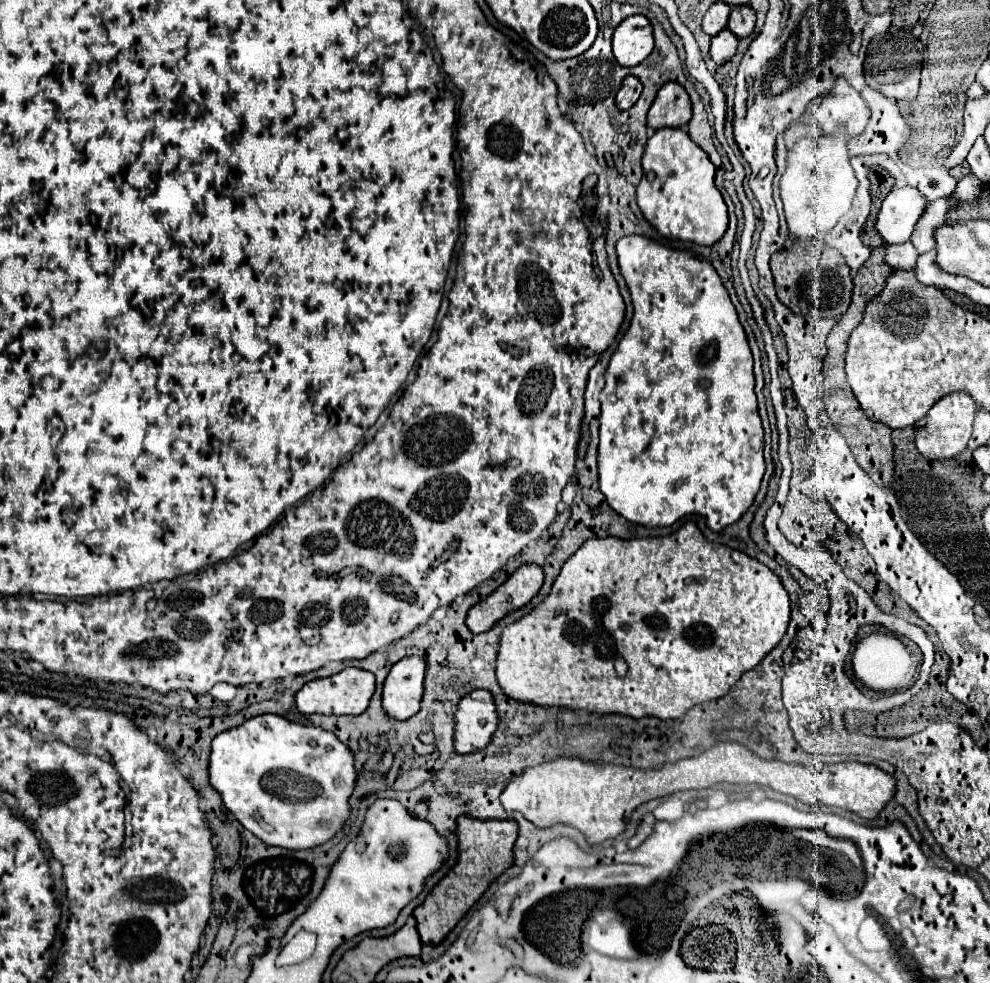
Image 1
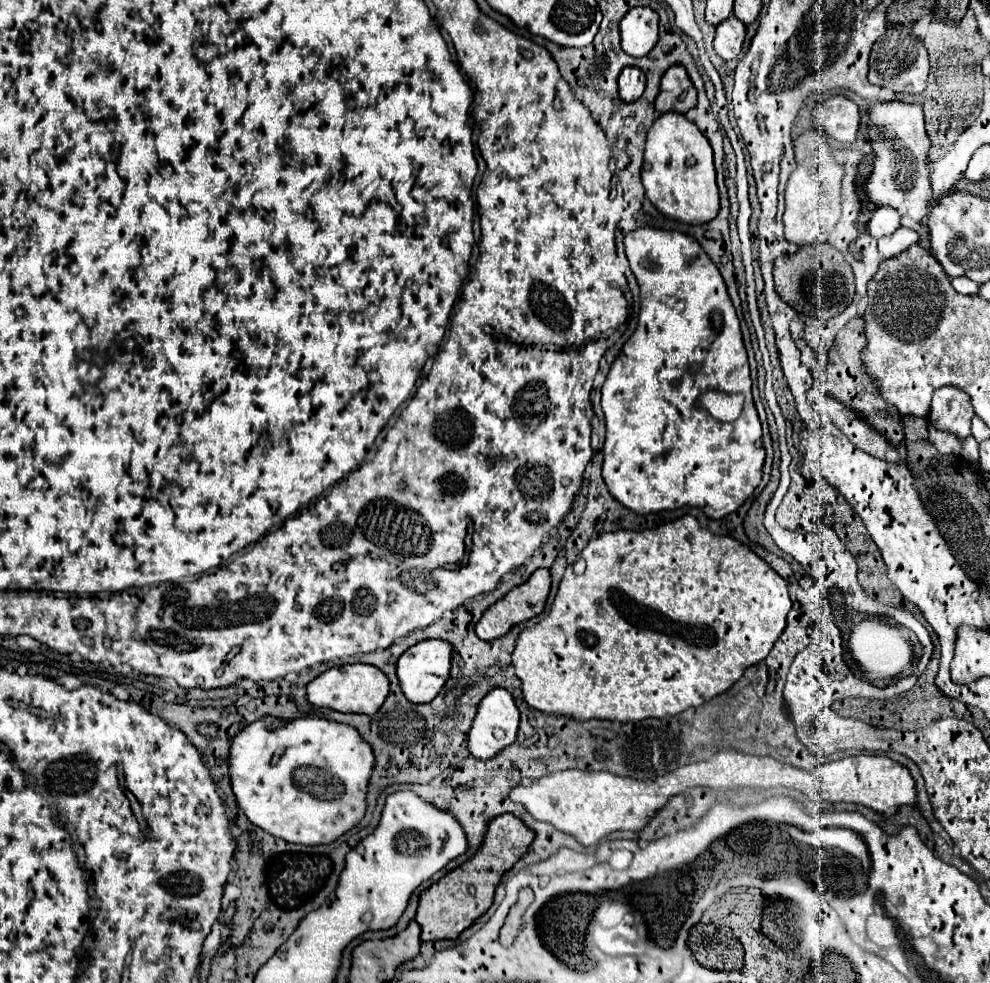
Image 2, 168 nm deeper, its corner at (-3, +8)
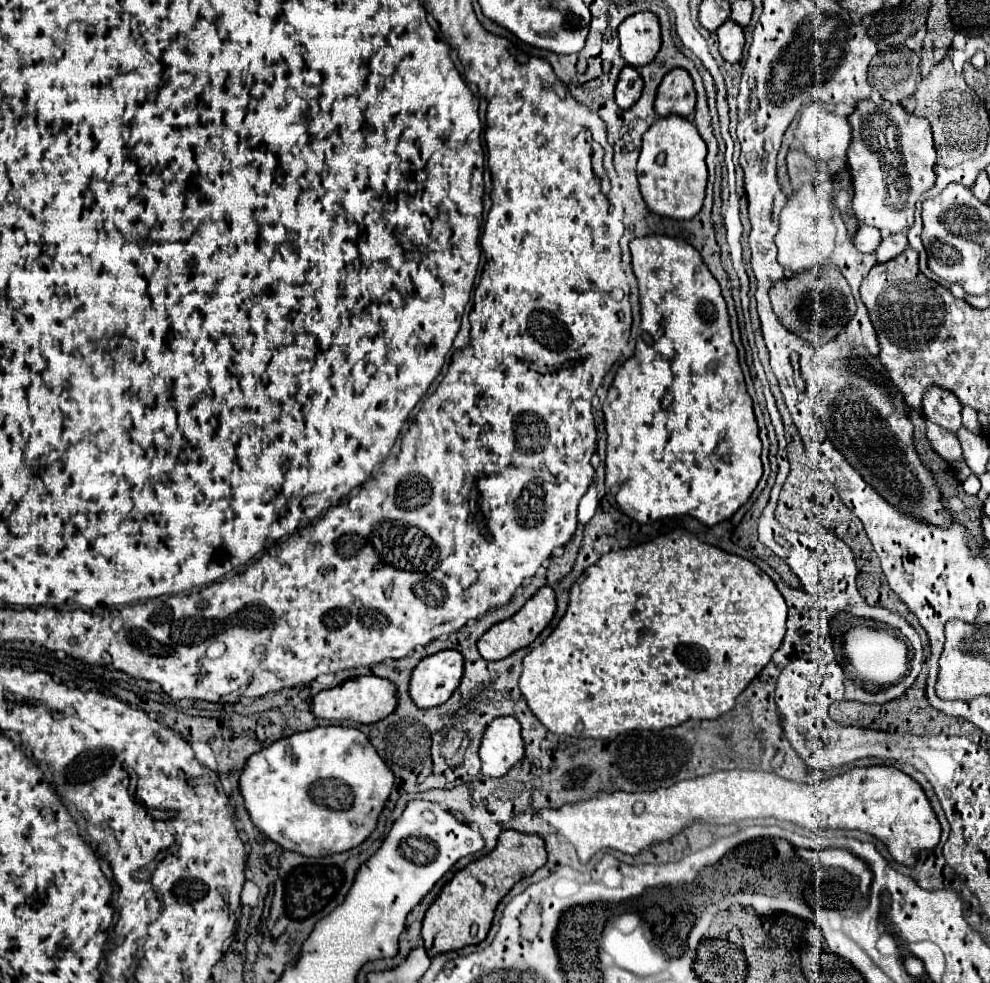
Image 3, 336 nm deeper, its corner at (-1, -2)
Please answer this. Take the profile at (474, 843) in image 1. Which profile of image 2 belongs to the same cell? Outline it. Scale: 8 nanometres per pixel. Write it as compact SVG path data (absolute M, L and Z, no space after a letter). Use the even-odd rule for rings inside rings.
M501 814L489 820L489 830L485 832L483 844L477 850L477 854L463 866L451 870L431 888L421 892L415 916L417 924L421 926L421 940L423 942L435 942L443 938L455 940L465 928L469 928L473 920L479 918L491 906L493 892L501 876L527 852L533 838L535 834L527 830L527 826L513 814Z

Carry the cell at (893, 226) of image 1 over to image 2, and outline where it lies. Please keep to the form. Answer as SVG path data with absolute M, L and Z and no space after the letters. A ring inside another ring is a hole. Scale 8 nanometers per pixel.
M881 206L873 214L867 228L869 228L871 236L883 238L883 236L891 236L891 232L895 232L899 226L901 226L899 212L895 212L895 208L891 208L891 206Z

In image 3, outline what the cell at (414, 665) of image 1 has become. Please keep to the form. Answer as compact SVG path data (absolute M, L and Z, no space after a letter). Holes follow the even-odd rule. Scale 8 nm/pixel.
M443 650L417 664L411 676L409 694L419 708L443 704L461 684L463 656L457 650Z

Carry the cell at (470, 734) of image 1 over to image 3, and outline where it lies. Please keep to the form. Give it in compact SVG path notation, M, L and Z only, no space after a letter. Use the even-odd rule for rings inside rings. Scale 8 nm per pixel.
M513 716L495 718L481 740L479 756L483 762L481 772L491 778L505 776L523 756L525 746L521 740L521 726Z

